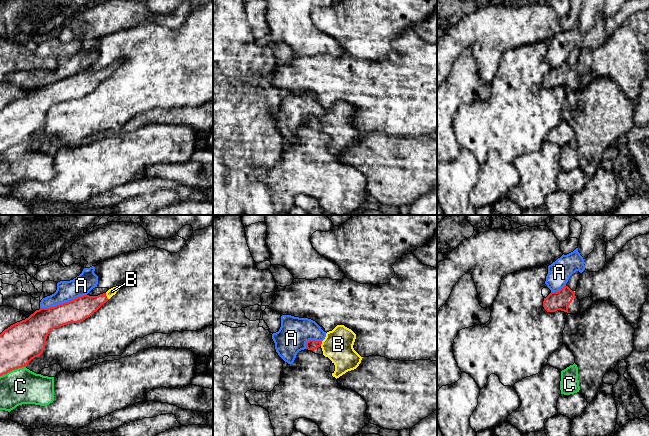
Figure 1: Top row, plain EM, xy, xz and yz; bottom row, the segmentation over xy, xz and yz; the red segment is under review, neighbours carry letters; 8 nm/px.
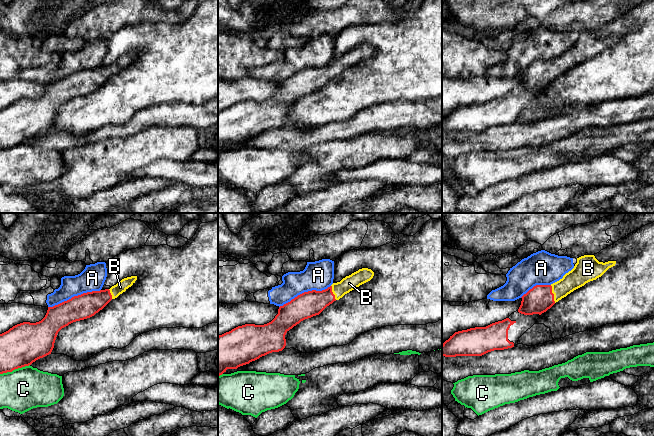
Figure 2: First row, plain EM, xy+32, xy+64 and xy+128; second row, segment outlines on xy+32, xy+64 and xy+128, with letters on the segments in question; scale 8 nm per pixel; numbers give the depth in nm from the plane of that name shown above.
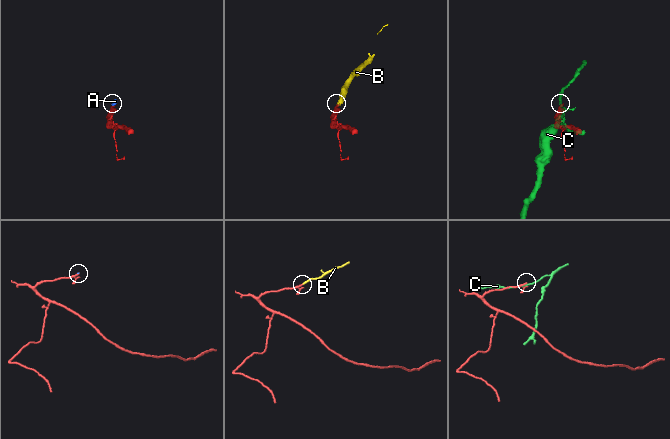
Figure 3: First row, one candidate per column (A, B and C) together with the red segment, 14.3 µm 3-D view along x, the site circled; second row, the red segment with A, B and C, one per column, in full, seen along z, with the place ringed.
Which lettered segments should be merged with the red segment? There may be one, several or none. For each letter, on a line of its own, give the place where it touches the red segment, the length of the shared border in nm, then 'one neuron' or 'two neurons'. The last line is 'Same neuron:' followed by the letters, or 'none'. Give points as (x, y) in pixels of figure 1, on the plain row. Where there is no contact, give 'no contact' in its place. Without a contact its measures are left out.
A: contact xy (63, 79); length 400 nm; two neurons
B: contact xy (106, 72); length 60 nm; one neuron
C: contact xy (12, 145); length 220 nm; two neurons
Same neuron: B

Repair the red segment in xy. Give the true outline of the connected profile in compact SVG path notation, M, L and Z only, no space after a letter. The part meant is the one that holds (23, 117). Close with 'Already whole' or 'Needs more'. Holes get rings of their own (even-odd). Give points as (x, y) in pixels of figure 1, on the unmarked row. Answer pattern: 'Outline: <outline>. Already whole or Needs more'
Outline: M119 62L98 72L83 71L49 84L40 84L25 96L0 110L0 152L26 143L45 126L48 110L55 104L90 93L116 68Z. Needs more

